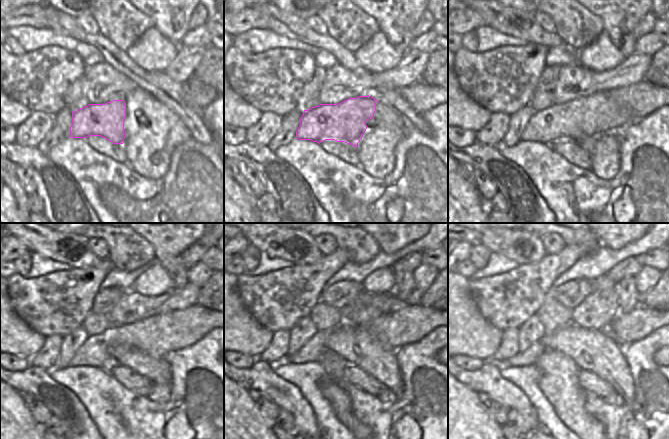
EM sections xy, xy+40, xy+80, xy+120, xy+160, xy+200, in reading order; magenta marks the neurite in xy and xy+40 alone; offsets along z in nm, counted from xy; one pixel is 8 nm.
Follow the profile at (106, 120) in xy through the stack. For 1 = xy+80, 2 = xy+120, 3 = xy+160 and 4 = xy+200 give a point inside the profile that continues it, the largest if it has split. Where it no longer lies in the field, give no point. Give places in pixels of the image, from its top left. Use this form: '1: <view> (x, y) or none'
1: xy+80 (575, 120)
2: xy+120 (143, 334)
3: xy+160 (313, 349)
4: xy+200 (529, 356)

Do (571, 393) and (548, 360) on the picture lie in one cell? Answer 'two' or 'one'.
one

